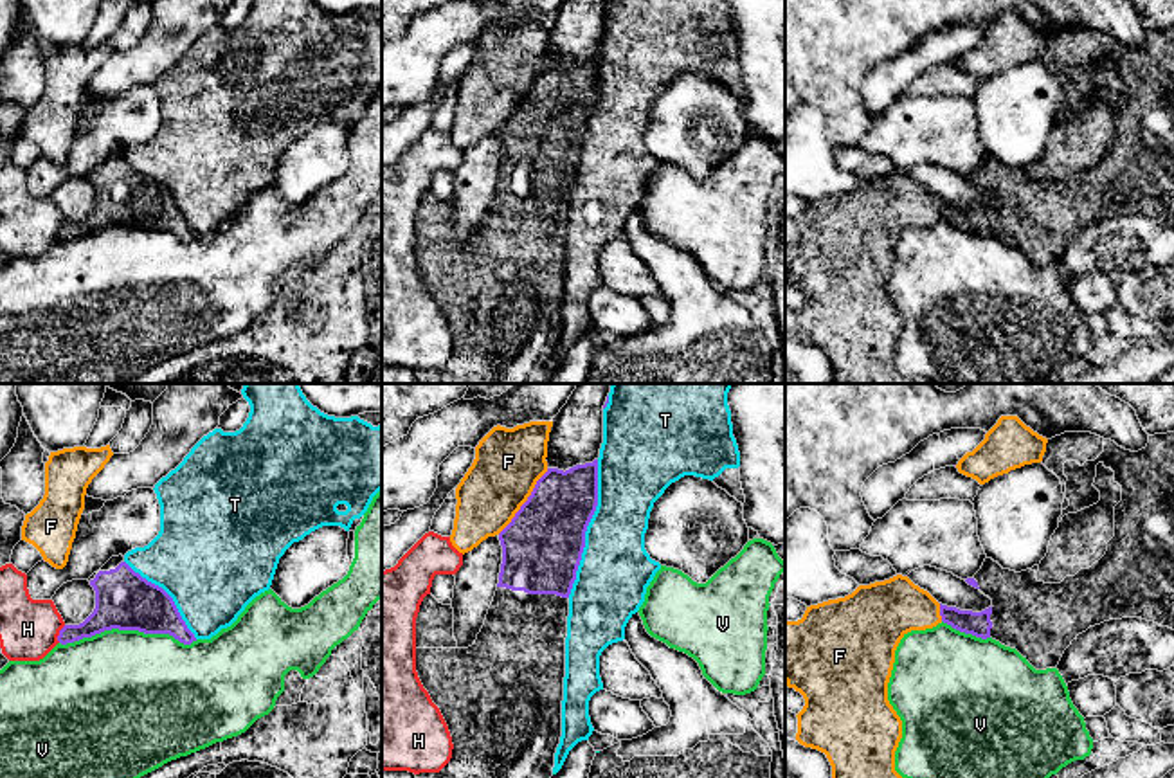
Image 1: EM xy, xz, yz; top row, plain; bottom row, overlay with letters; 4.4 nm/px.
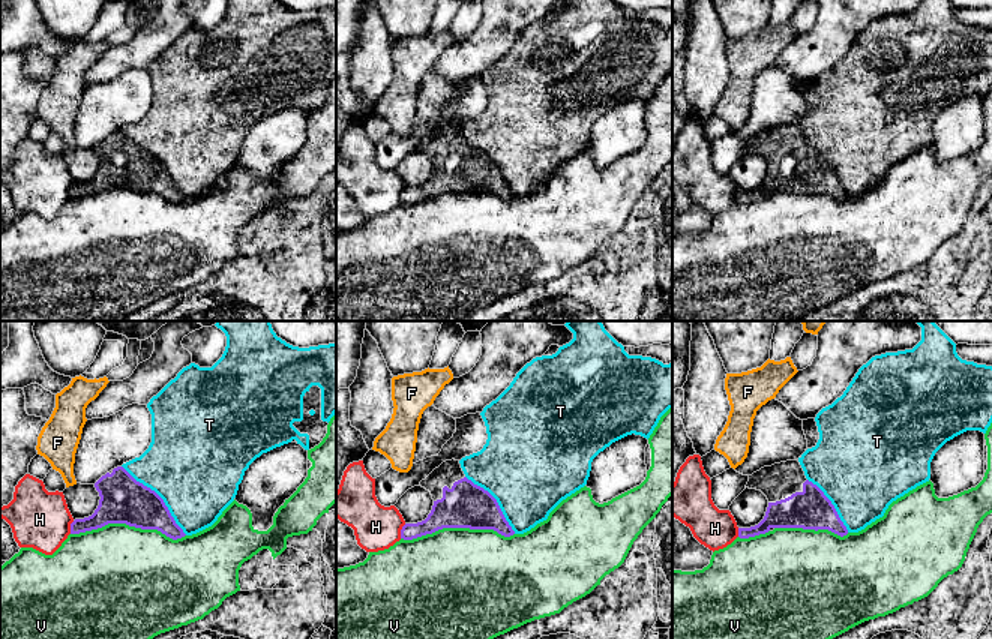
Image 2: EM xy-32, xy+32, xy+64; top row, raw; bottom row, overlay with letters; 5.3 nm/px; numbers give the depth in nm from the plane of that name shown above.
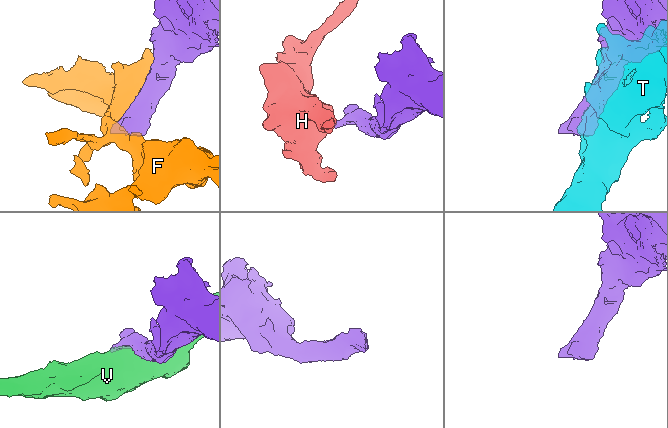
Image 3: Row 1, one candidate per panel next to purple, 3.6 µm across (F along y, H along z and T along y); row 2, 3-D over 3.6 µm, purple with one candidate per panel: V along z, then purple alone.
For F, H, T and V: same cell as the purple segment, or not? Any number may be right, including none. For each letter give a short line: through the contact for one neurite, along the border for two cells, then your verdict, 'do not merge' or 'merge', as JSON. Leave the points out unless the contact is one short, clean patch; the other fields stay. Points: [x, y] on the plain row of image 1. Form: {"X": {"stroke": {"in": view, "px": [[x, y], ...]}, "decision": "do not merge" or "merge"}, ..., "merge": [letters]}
{"F": {"decision": "do not merge"}, "H": {"stroke": {"in": "xy", "px": [[65, 222], [60, 227], [58, 238]]}, "decision": "do not merge"}, "T": {"decision": "do not merge"}, "V": {"decision": "do not merge"}, "merge": []}

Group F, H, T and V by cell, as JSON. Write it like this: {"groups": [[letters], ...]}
{"groups": [["F"], ["H"], ["T"], ["V"]]}

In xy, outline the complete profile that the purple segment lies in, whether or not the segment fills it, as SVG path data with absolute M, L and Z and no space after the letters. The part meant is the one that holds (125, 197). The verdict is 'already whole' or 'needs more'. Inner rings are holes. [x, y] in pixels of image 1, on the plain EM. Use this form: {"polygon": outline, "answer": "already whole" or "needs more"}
{"polygon": "M122 151L112 153L88 178L95 187L95 205L83 220L59 227L61 241L112 225L169 231L184 241L196 238L173 194L135 169Z", "answer": "needs more"}

